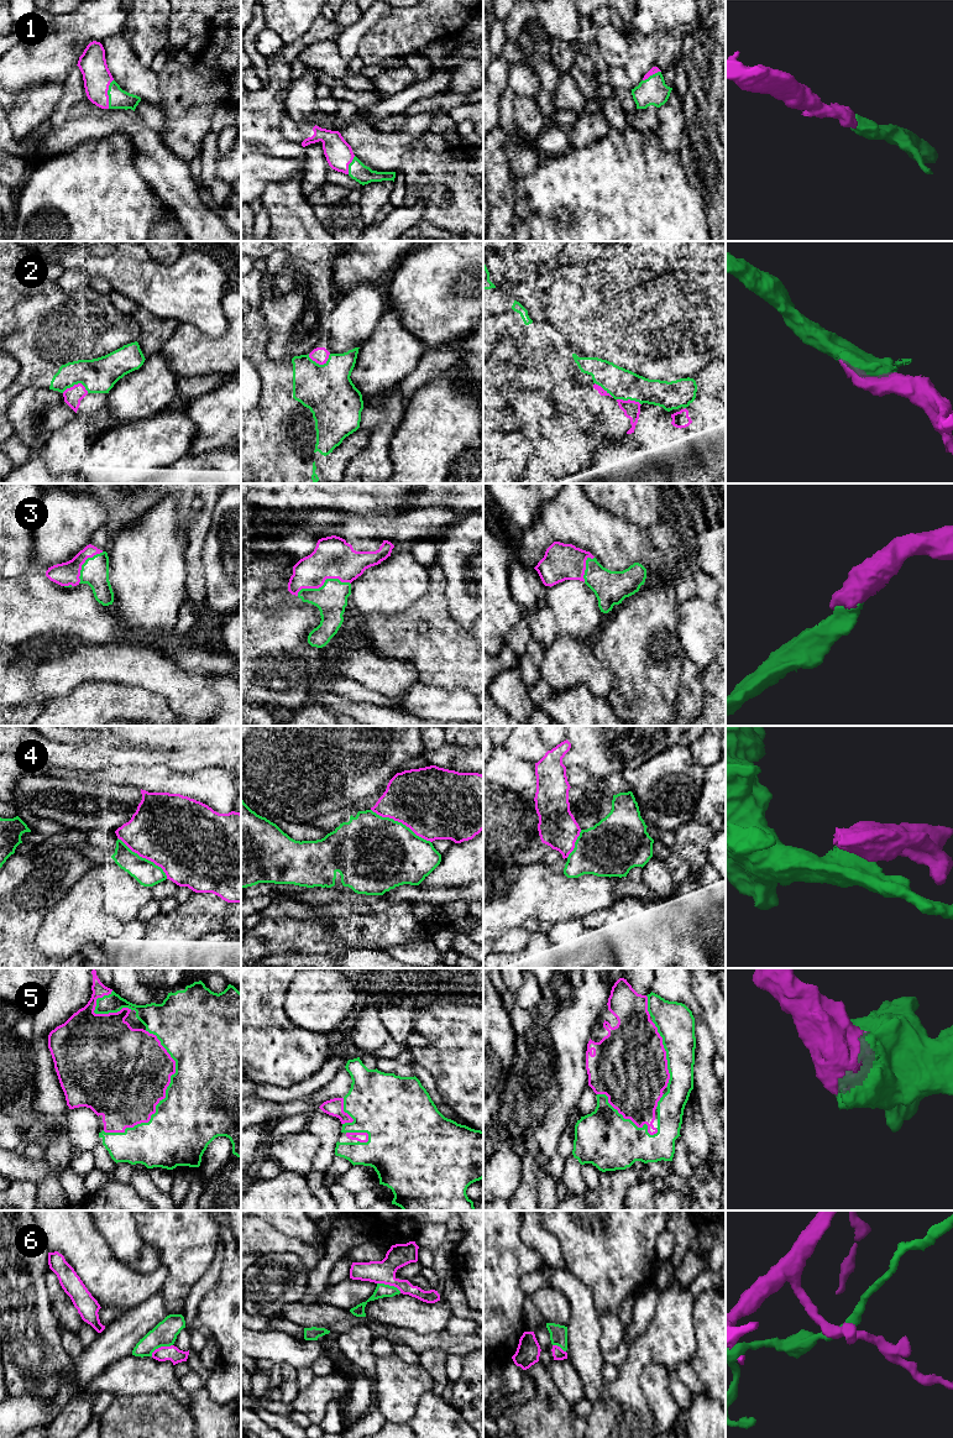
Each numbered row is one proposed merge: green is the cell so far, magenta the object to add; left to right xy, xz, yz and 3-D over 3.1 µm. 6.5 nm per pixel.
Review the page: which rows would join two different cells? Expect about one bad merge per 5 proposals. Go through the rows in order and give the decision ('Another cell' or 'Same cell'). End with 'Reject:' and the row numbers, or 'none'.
1: Same cell
2: Same cell
3: Same cell
4: Another cell
5: Same cell
6: Another cell
Reject: 4, 6

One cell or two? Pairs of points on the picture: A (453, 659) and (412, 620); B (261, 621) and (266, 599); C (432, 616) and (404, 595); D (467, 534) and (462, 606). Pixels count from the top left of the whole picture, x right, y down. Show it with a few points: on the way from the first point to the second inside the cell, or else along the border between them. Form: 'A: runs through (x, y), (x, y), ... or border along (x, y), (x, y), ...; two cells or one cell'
A: runs through (440, 654), (435, 653), (414, 632); one cell
B: border along (283, 590), (270, 604), (261, 606); two cells
C: border along (429, 578), (420, 597), (404, 611), (388, 616); two cells
D: runs through (455, 552), (457, 554), (461, 589); one cell

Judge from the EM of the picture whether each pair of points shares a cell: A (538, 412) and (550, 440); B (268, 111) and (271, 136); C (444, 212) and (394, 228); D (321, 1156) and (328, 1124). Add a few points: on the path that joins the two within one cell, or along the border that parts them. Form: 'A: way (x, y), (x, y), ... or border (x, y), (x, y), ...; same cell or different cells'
A: way (538, 419), (545, 433); same cell
B: way (267, 118), (267, 130); same cell
C: border (404, 203), (422, 203), (424, 205), (423, 218); different cells
D: way (326, 1149), (328, 1131); same cell

